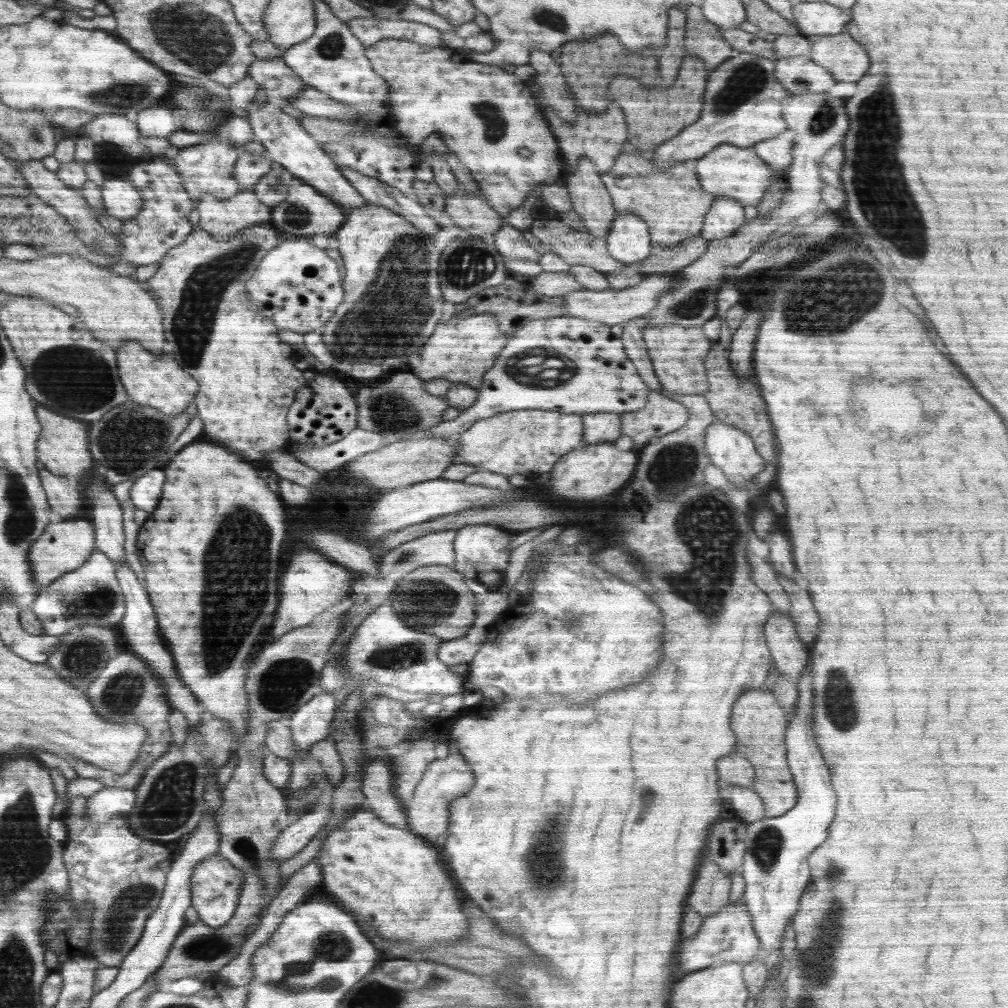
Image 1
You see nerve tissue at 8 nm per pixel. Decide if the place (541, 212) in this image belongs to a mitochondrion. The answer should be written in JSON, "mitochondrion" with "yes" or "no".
{"mitochondrion":"no"}

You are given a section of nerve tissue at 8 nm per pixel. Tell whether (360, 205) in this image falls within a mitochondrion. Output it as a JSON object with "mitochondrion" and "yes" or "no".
{"mitochondrion":"no"}

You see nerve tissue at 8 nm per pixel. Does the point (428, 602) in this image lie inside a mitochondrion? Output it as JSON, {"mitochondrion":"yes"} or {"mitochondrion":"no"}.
{"mitochondrion":"yes"}

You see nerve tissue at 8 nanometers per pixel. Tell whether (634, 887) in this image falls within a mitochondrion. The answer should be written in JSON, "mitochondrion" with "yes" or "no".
{"mitochondrion":"no"}

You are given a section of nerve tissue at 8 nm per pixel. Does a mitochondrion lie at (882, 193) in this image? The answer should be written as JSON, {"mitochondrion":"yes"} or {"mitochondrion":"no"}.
{"mitochondrion":"yes"}

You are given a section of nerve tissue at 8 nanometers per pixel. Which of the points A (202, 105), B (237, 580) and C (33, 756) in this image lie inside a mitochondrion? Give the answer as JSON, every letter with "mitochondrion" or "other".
{"A":"mitochondrion","B":"mitochondrion","C":"other"}

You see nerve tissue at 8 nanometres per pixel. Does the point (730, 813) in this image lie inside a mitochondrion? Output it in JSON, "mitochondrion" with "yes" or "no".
{"mitochondrion":"no"}

